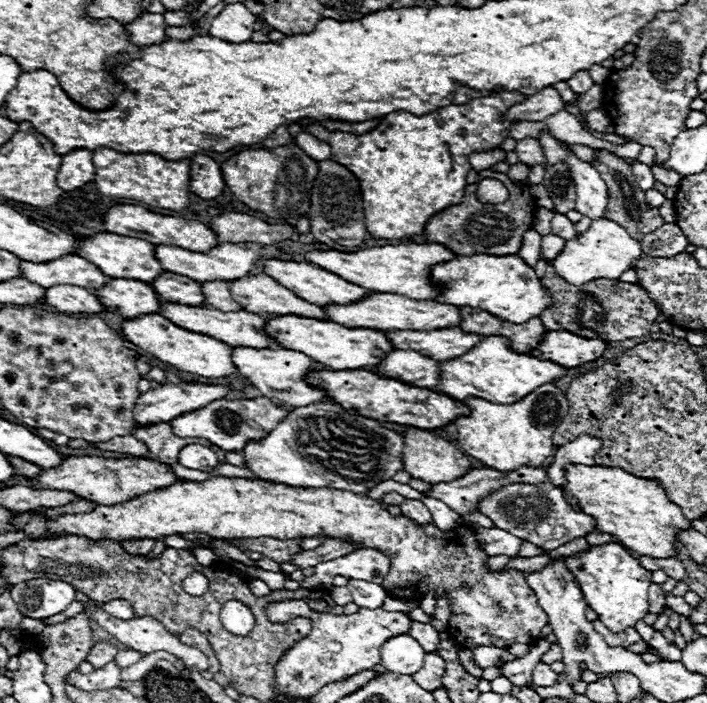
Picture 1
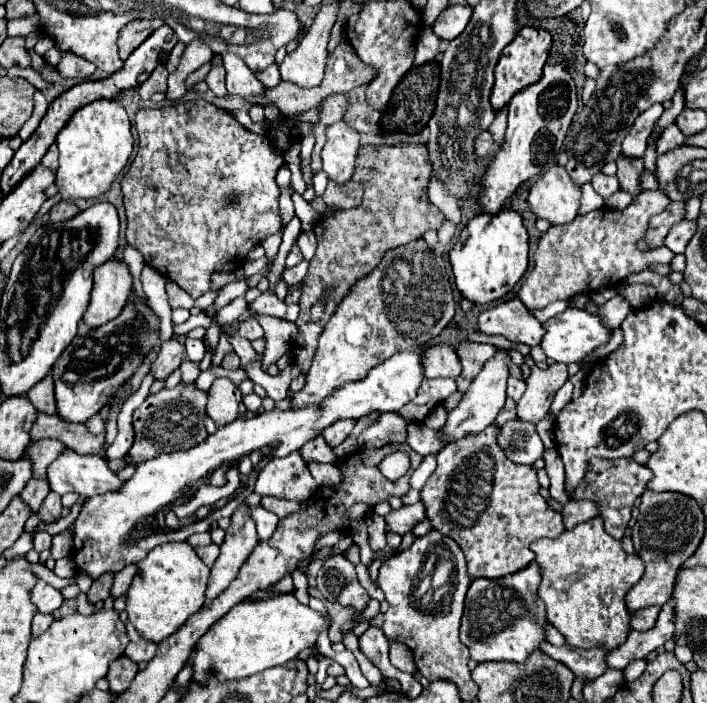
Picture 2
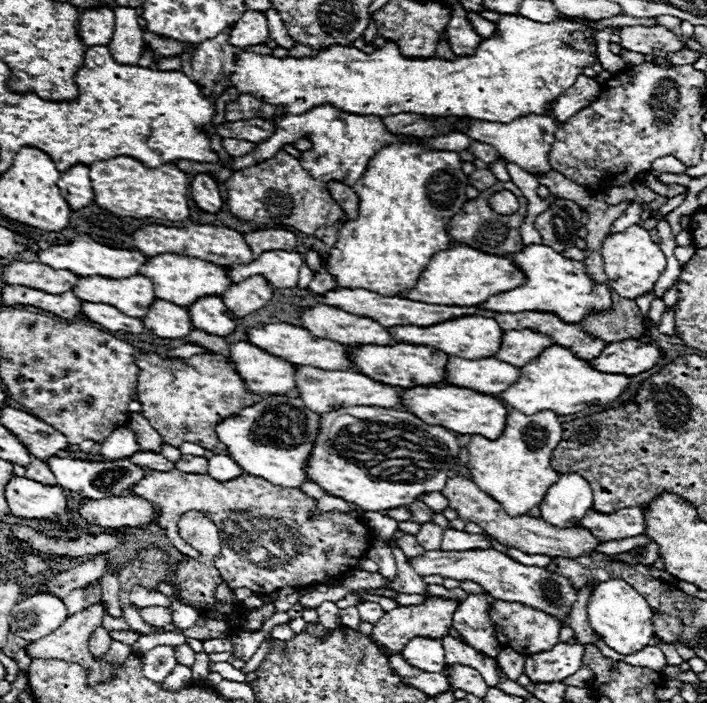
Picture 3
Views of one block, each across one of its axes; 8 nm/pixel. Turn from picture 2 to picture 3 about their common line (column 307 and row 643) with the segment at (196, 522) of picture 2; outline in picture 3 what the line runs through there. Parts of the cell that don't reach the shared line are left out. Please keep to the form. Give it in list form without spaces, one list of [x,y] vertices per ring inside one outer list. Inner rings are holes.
[[[416,636],[404,646],[404,650],[400,654],[404,656],[404,660],[410,666],[420,668],[424,672],[442,672],[446,668],[444,646],[436,638]]]

